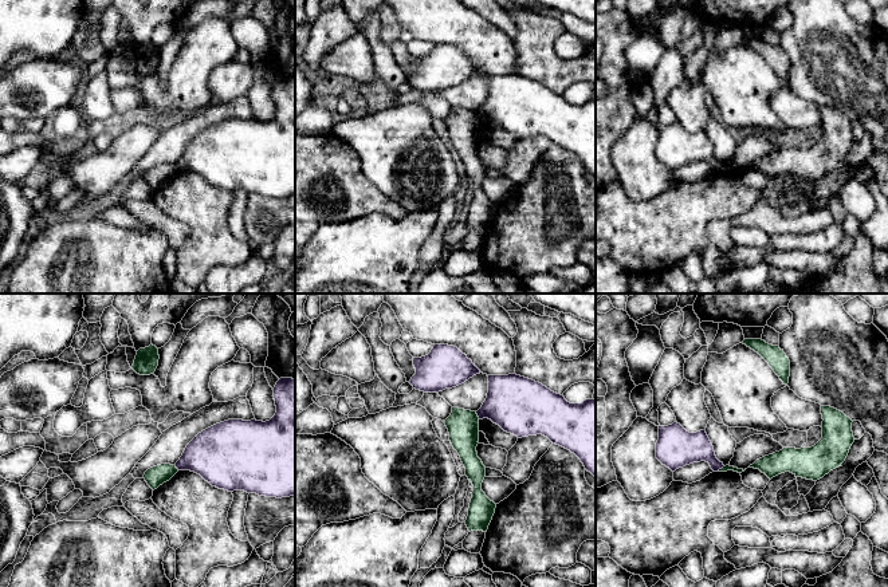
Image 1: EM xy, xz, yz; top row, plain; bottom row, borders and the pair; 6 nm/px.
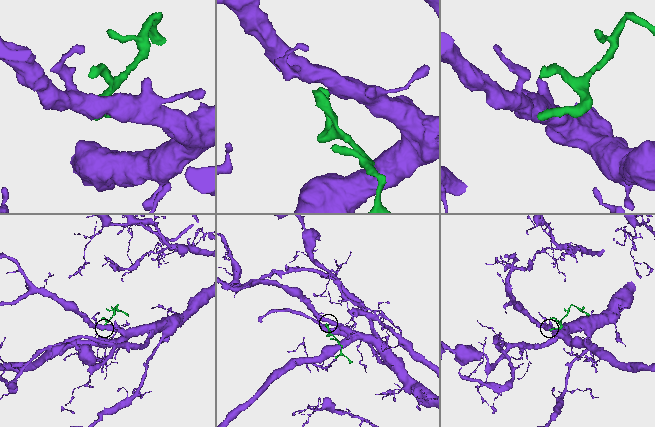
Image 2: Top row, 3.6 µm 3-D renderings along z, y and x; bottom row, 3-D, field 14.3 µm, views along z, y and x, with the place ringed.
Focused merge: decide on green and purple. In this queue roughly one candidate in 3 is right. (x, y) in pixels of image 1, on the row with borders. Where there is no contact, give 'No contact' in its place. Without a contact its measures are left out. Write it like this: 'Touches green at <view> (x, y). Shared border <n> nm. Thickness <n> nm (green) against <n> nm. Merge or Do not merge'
Touches green at xz (476, 416). Shared border 50 nm. Thickness 190 nm (green) against 320 nm. Do not merge

